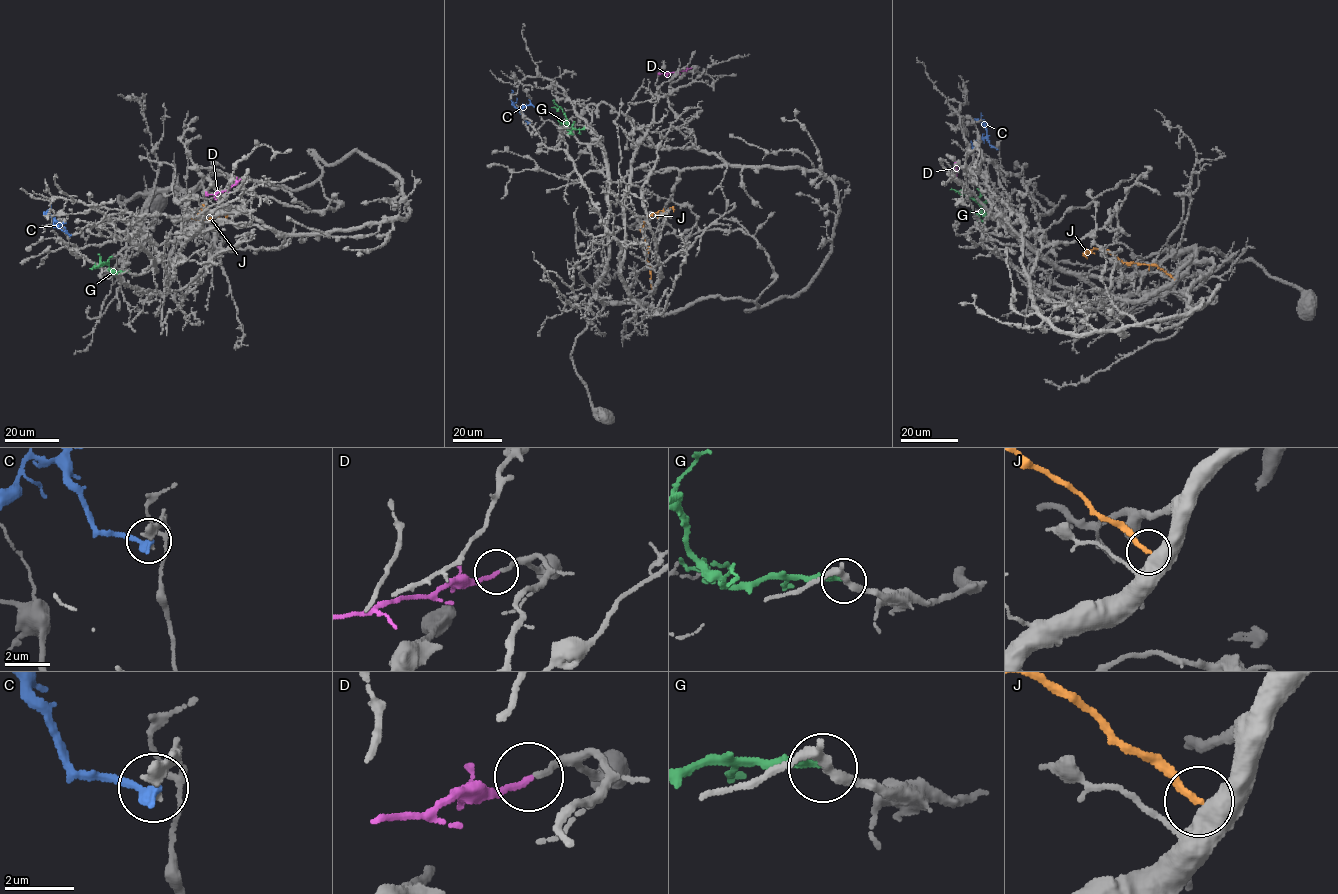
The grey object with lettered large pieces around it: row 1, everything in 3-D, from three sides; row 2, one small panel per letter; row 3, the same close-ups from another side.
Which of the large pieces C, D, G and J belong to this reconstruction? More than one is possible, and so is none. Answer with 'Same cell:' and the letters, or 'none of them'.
Same cell: D

